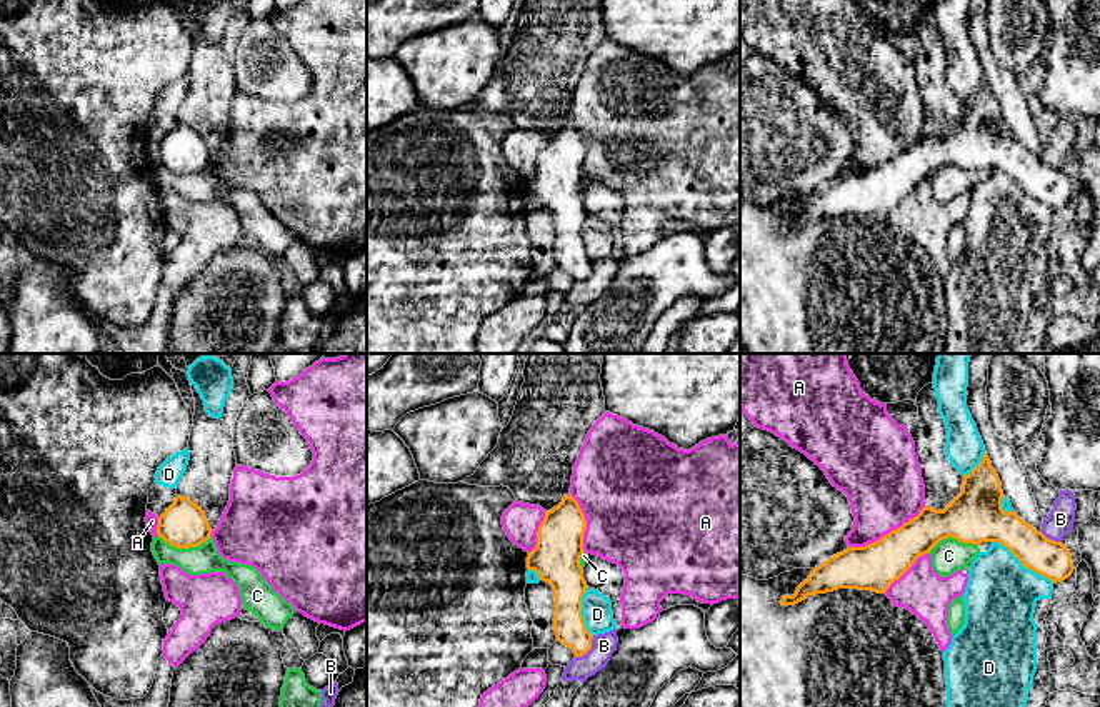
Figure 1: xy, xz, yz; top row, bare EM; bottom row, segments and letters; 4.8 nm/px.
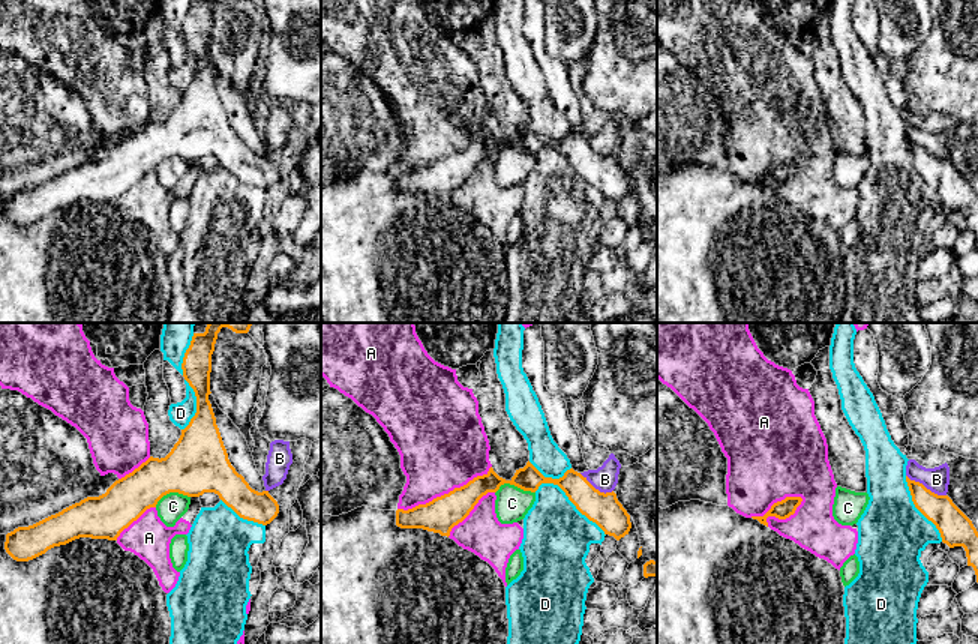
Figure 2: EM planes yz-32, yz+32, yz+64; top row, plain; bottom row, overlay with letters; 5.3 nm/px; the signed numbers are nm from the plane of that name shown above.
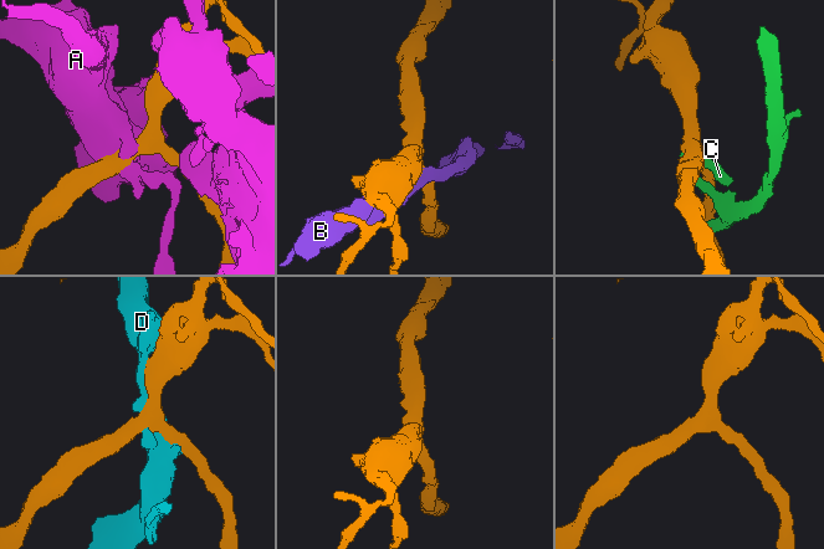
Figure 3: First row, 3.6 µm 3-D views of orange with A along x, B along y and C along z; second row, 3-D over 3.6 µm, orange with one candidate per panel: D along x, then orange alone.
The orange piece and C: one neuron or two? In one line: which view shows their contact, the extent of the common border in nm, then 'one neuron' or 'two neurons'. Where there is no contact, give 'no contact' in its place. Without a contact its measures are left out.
xy | 260 nm | two neurons

